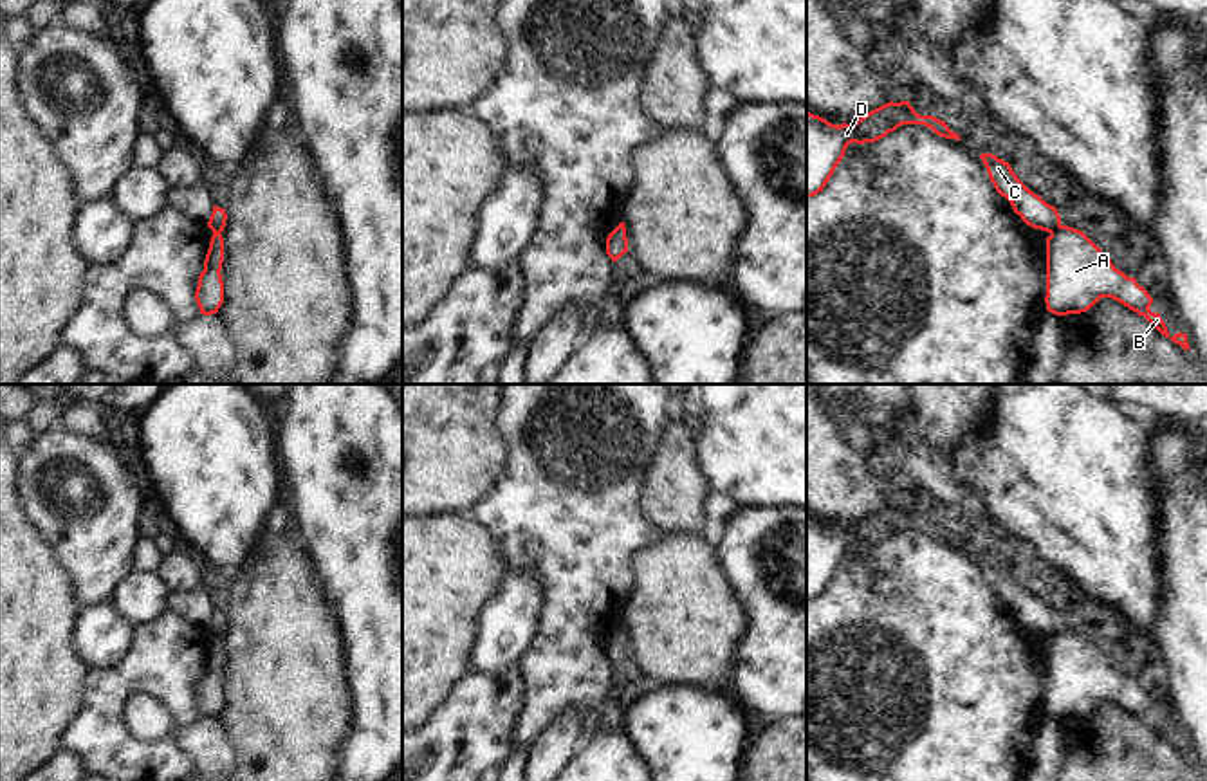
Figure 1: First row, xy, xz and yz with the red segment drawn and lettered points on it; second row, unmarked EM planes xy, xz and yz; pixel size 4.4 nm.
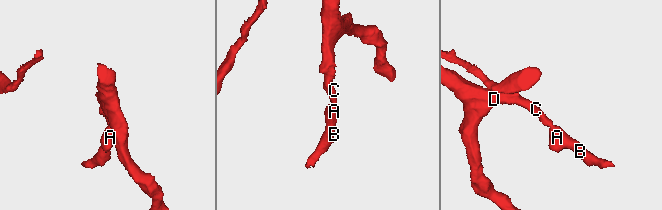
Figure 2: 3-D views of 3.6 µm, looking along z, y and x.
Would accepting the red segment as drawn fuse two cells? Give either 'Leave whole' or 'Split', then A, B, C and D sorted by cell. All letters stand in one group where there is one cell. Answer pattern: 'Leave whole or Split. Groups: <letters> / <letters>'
Split. Groups: A B / C D

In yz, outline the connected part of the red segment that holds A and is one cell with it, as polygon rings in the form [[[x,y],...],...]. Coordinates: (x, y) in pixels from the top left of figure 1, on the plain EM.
[[[1061,629],[1046,642],[1046,714],[1055,720],[1081,718],[1101,702],[1122,707],[1162,740],[1191,754],[1187,738],[1171,741],[1160,718],[1149,714],[1153,702],[1135,682],[1119,675],[1083,635]]]

